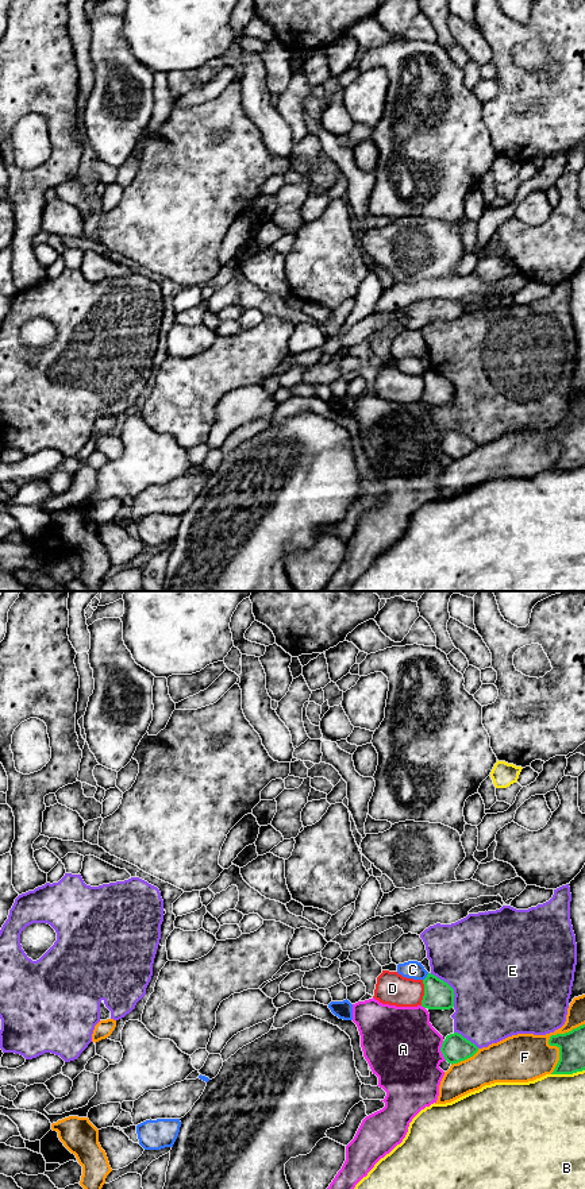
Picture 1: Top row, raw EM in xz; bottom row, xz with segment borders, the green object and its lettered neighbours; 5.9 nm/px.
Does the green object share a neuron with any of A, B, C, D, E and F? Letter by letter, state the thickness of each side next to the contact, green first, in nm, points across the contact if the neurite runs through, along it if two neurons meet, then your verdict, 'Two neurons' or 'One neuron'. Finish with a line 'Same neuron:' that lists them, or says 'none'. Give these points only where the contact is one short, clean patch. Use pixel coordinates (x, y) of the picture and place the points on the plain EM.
A: Thickness 160 nm (green) against 440 nm. Two neurons
B: Thickness 160 nm (green) against 420 nm. Two neurons
C: Thickness 180 nm (green) against 110 nm. Boundary: xz (428, 369), (423, 375). Two neurons
D: Thickness 180 nm (green) against 190 nm. Two neurons
E: Thickness 180 nm (green) against 500 nm. Two neurons
F: Thickness 160 nm (green) against 280 nm. Two neurons
Same neuron: none

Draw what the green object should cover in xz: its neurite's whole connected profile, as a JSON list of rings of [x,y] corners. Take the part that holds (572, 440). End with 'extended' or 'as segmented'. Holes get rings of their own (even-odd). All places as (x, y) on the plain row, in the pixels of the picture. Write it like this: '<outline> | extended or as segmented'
[[[585,420],[565,429],[551,431],[549,440],[559,444],[559,456],[551,470],[585,466]]] | as segmented

